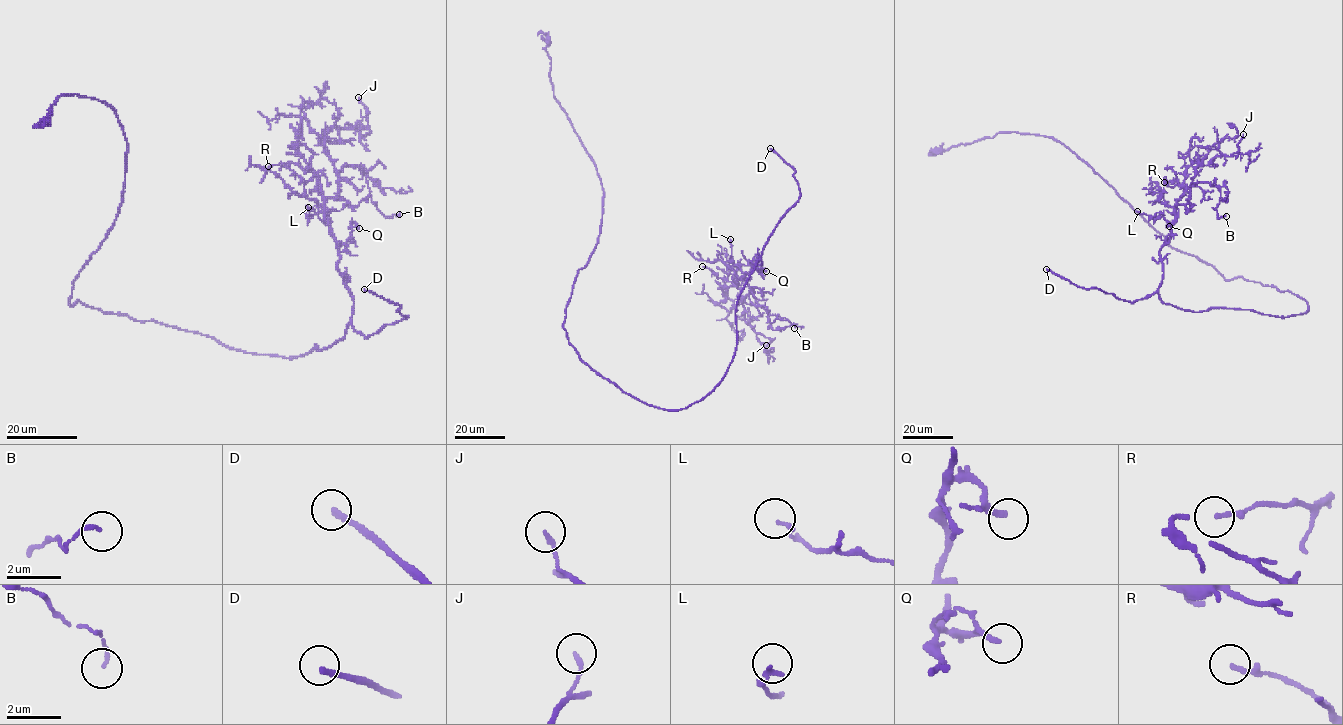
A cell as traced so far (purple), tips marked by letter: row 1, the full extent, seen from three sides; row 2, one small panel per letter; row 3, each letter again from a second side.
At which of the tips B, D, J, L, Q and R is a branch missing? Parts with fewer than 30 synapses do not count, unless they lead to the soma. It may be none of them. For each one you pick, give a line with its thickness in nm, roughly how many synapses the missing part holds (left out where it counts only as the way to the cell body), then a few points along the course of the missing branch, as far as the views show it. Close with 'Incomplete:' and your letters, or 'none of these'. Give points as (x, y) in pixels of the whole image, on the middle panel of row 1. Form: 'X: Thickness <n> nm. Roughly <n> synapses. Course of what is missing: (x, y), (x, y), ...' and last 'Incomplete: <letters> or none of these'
D: Thickness 200 nm. Course of what is missing: (770, 148), (756, 144)
Q: Thickness 140 nm. Roughly 35 synapses. Course of what is missing: (766, 271), (771, 284), (792, 300)
Incomplete: D, Q

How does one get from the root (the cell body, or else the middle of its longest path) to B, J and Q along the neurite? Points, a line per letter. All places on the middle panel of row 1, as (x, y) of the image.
B: (630, 395), (678, 410), (714, 389), (751, 261), (755, 301), (794, 328)
J: (630, 395), (678, 410), (714, 389), (759, 260), (743, 277), (752, 291), (742, 305), (766, 345)
Q: (630, 395), (678, 410), (709, 394), (734, 354), (738, 297), (762, 264), (751, 261), (766, 271)

